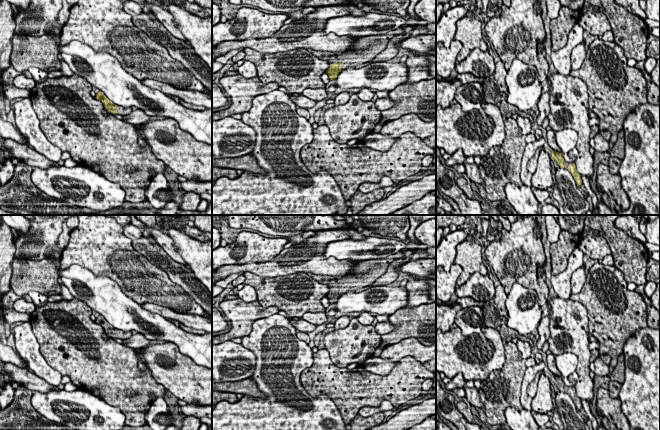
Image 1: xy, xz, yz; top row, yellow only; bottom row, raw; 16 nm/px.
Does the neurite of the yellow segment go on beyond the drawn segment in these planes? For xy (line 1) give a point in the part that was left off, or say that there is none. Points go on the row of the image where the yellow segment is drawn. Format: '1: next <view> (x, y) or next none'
1: next xy (121, 110)

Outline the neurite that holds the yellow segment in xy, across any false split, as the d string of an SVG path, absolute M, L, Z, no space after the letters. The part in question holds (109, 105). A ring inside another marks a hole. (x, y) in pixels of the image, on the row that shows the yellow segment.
M99 91L95 97L97 100L101 101L107 110L111 114L118 114L122 116L126 116L132 112L132 108L124 108L122 106L117 106L112 101L110 101L103 92Z

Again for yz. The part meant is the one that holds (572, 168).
M575 163L570 164L570 166L568 168L566 168L569 170L569 172L572 174L572 176L574 177L576 184L578 187L580 187L580 185L582 184L582 179L581 179L581 175L577 172L576 170L576 165Z

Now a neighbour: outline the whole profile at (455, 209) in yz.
M440 192L440 195L451 205L452 215L461 215L457 203L452 198L450 198L449 196L443 194L442 192Z

